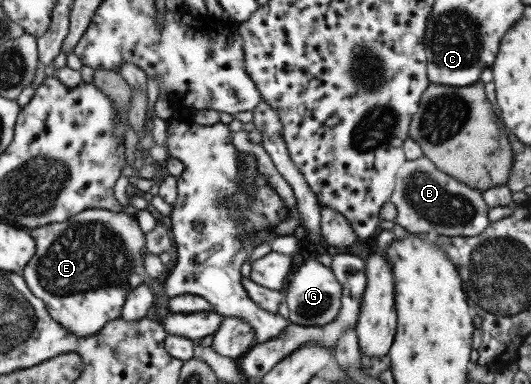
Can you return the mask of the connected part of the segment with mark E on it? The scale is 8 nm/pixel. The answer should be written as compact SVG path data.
M85 209L61 223L30 229L29 235L33 237L34 255L19 274L29 291L43 301L49 317L75 337L93 335L108 321L117 319L125 296L146 279L142 261L145 235L139 229L136 218L124 212Z

